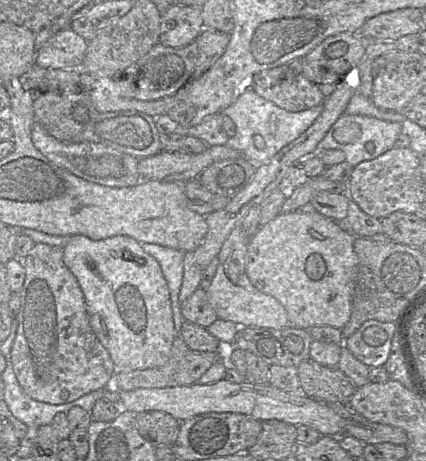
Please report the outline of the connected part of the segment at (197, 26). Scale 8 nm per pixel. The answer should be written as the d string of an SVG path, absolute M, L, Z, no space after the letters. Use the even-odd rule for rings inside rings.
M171 5L161 18L159 42L182 48L194 42L203 30L201 8Z

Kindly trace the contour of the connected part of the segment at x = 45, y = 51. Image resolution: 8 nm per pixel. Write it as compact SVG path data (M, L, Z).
M61 29L37 48L34 65L52 69L80 69L88 41L72 29Z

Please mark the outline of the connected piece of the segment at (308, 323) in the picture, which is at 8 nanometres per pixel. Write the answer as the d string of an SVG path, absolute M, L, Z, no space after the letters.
M310 207L280 213L260 226L249 239L245 264L247 277L256 289L283 305L289 327L309 330L314 326L330 326L342 329L350 319L357 277L358 257L354 250L354 239L355 236L340 223Z

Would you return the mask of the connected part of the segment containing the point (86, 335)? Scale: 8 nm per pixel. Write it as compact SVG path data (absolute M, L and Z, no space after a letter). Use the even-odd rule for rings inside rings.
M37 243L23 259L25 281L19 292L21 307L11 359L19 385L30 398L53 405L72 402L86 394L103 390L112 383L117 370L109 352L90 325L84 294L63 260L63 248Z

